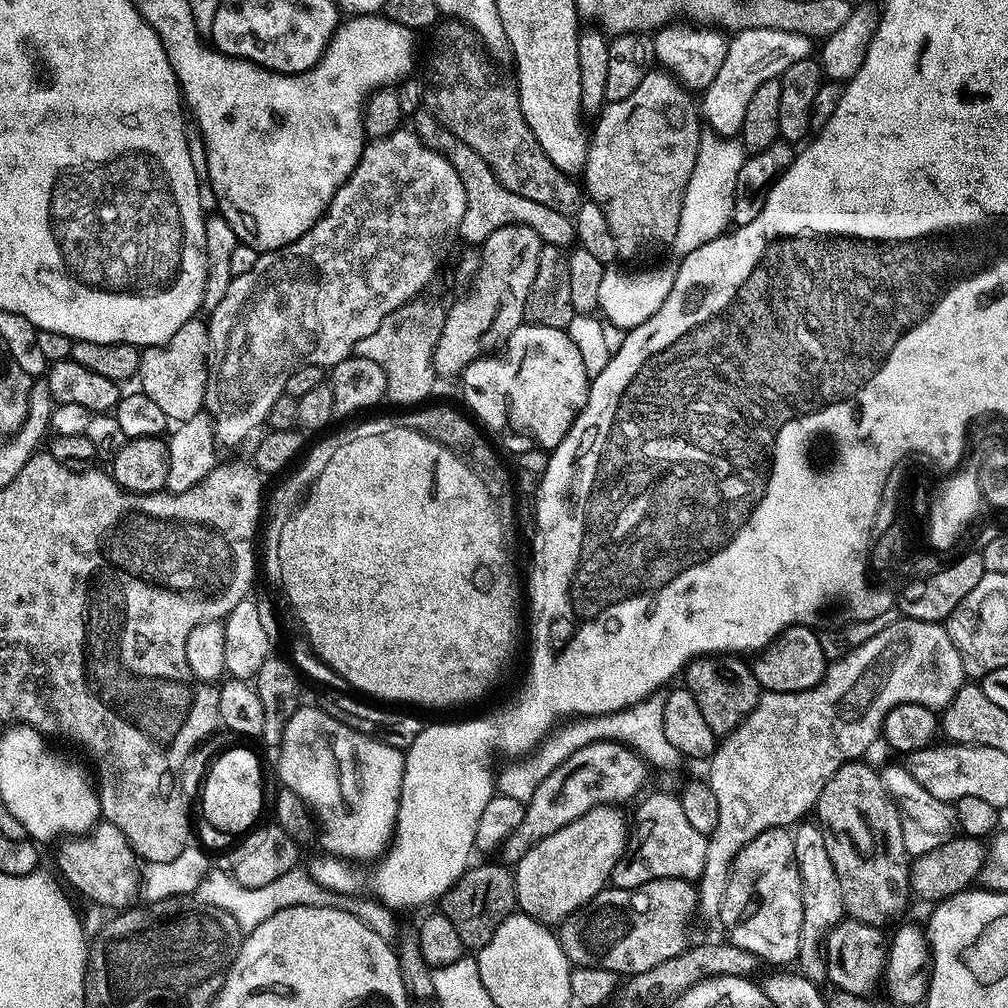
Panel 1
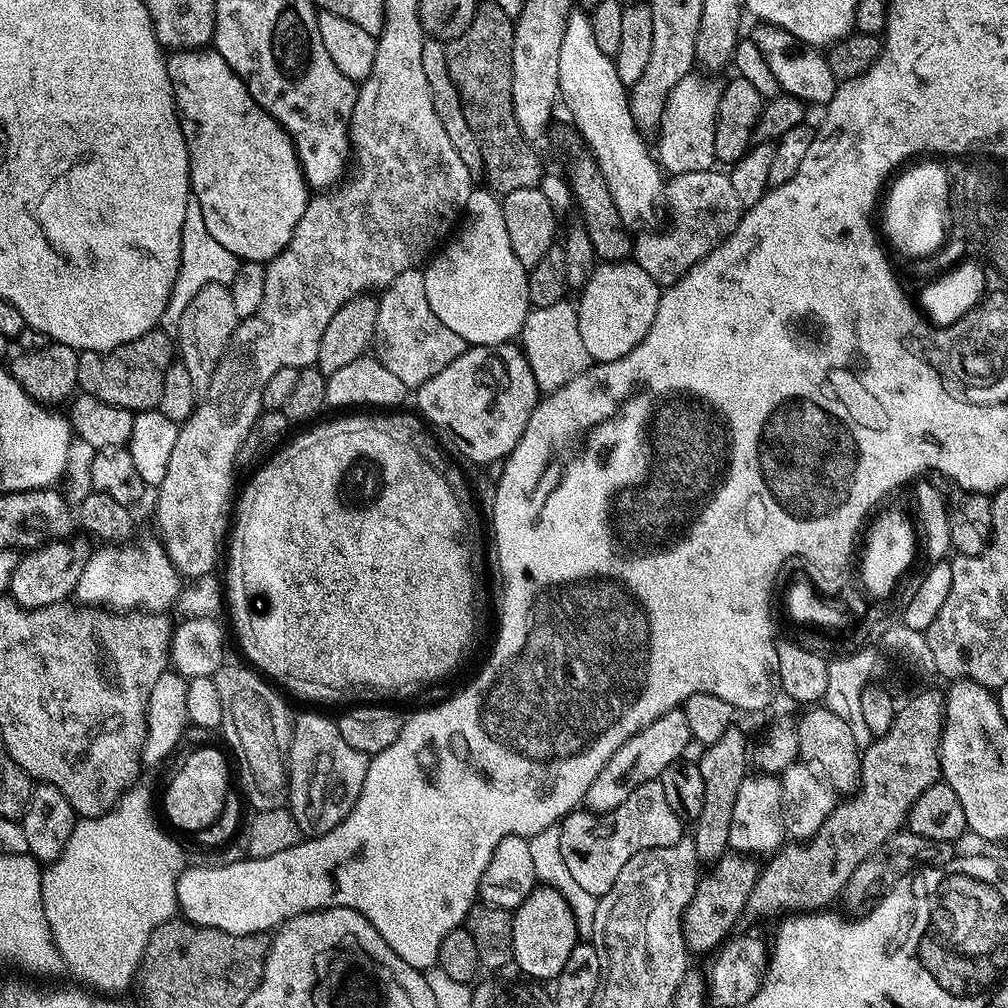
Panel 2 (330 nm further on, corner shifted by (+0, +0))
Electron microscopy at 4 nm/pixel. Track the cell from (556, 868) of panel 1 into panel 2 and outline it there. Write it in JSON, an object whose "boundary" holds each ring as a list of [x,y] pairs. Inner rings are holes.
{"boundary":[[[537,886],[512,912],[512,959],[515,967],[525,972],[532,982],[552,982],[558,974],[562,974],[562,966],[566,966],[566,958],[570,958],[570,950],[578,942],[574,914],[566,898],[558,890]]]}

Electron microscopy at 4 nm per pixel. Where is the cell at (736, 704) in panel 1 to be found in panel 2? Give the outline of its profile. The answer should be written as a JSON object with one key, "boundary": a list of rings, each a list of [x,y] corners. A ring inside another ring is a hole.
{"boundary":[[[733,726],[718,738],[718,742],[707,745],[699,762],[702,770],[702,787],[706,789],[706,798],[702,801],[702,814],[694,821],[690,838],[696,847],[696,859],[711,866],[729,851],[730,822],[734,815],[734,798],[738,798],[738,786],[742,786],[745,776],[750,772],[750,743],[744,737],[739,726]]]}

